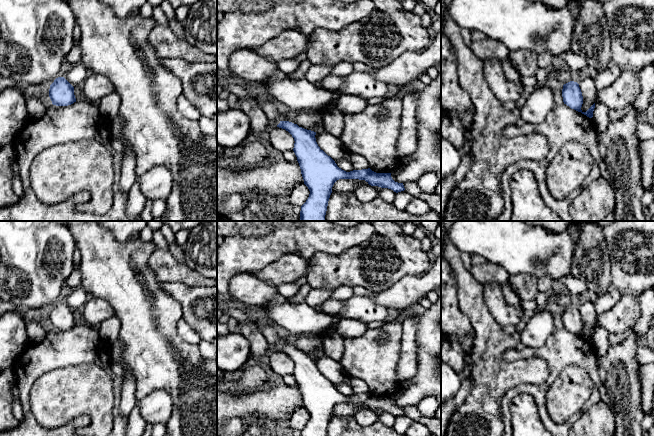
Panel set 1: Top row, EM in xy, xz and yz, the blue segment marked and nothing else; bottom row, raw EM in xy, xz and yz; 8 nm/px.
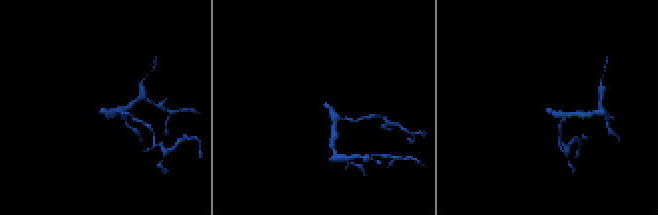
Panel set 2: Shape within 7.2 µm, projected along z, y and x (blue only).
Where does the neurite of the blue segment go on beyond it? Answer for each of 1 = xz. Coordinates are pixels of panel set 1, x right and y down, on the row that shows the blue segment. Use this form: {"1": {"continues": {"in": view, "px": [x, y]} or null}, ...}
{"1": {"continues": null}}

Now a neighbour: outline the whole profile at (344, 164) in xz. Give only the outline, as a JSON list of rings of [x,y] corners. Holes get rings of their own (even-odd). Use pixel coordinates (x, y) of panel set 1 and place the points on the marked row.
[[[345,158],[336,160],[335,163],[337,164],[339,168],[341,168],[342,170],[346,172],[350,172],[354,170],[352,163],[346,160]]]

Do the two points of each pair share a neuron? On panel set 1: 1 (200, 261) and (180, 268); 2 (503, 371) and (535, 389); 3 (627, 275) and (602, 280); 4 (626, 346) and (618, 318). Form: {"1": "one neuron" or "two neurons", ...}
{"1": "two neurons", "2": "two neurons", "3": "two neurons", "4": "two neurons"}

